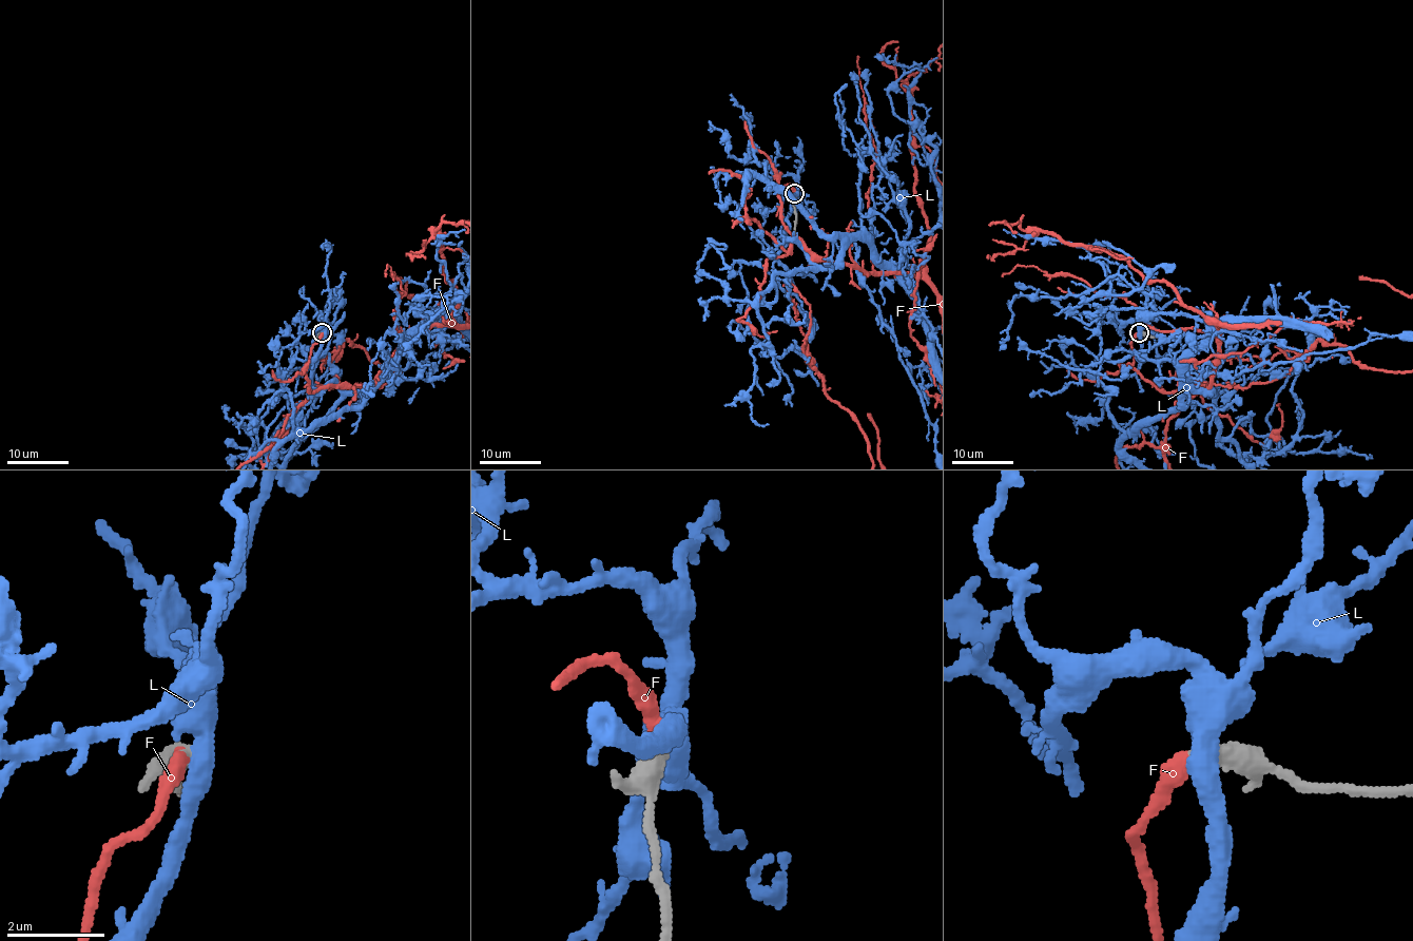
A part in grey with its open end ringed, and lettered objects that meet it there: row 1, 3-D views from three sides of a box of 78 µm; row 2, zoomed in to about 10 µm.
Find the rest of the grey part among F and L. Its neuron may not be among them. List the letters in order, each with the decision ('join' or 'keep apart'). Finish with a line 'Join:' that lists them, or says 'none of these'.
F: join
L: keep apart
Join: F

